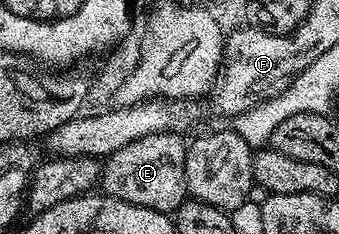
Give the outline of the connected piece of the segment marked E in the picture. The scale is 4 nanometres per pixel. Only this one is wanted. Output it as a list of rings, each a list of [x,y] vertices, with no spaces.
[[[178,132],[148,134],[130,145],[115,150],[102,164],[100,188],[113,199],[121,199],[144,208],[172,214],[188,198],[186,183],[186,151],[188,144]]]

